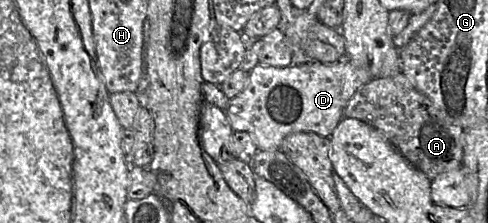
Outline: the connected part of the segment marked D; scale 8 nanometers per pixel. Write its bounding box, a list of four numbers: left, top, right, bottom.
[225,58,374,150]

